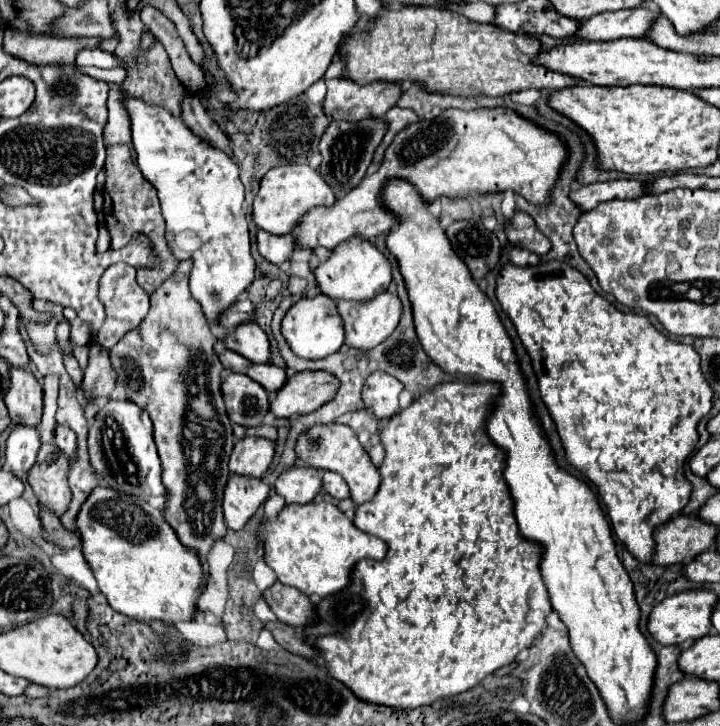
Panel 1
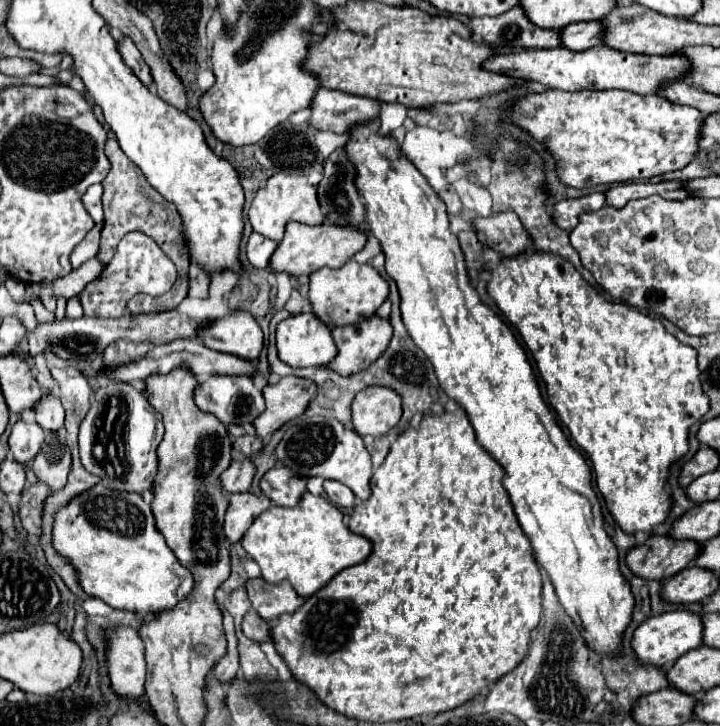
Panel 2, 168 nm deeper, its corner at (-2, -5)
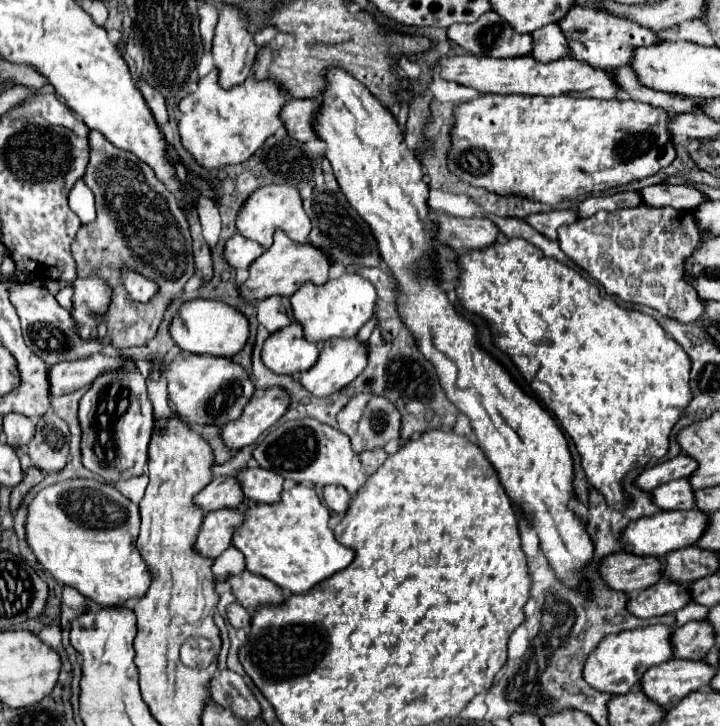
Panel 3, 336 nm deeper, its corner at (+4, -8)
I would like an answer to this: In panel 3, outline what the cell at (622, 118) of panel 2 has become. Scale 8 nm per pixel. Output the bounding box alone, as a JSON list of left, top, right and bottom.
[448,94,676,204]

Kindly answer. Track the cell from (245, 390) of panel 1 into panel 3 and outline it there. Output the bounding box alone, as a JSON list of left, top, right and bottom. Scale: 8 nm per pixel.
[162,354,254,426]

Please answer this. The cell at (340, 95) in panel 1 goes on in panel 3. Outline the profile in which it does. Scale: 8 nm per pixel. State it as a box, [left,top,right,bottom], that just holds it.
[280,100,318,142]

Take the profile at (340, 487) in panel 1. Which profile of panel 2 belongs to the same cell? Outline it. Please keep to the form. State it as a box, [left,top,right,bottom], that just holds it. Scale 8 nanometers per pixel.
[324,481,356,507]

